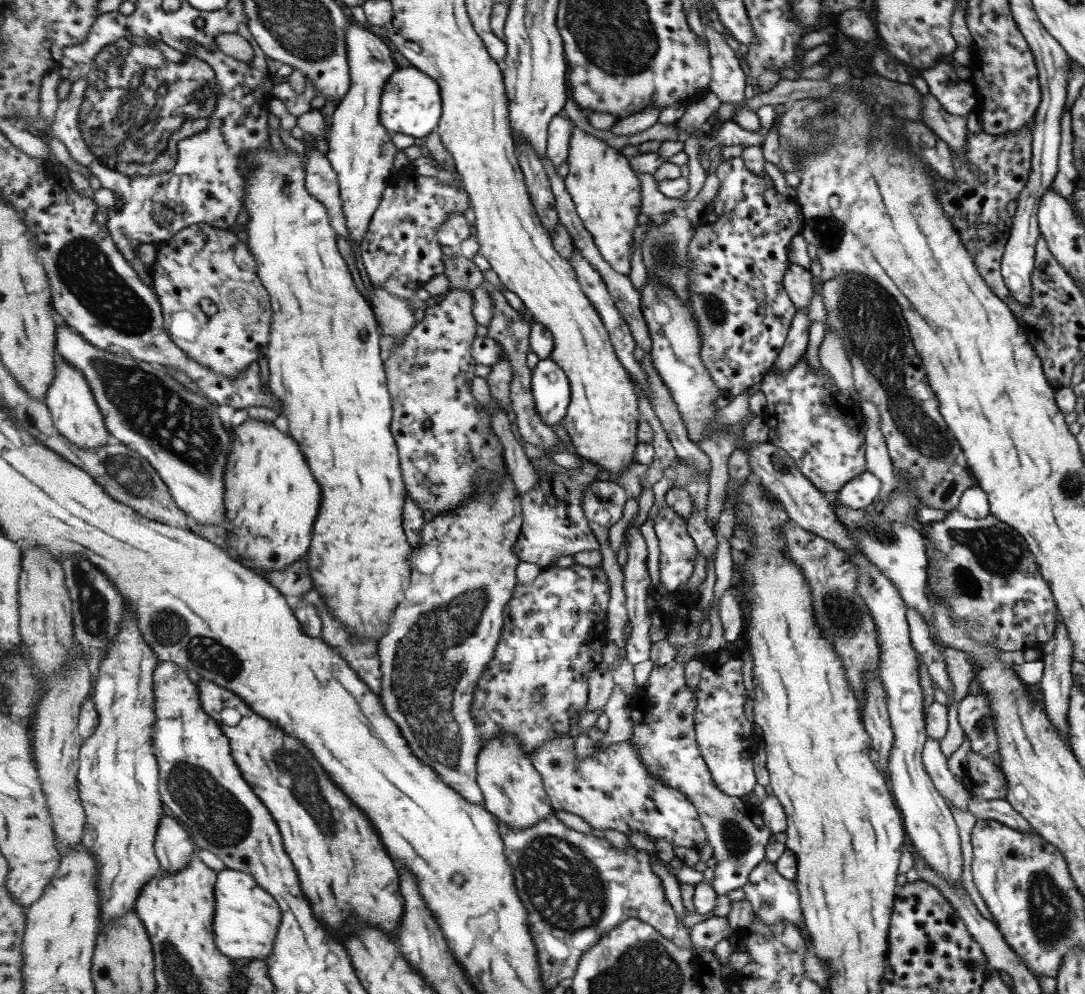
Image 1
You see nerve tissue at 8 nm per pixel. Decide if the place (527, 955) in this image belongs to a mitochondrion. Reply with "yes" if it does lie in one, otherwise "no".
no

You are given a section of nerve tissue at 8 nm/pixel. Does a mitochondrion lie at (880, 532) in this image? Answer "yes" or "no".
yes

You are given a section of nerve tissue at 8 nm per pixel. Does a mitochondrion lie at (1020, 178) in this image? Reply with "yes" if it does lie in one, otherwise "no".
no

